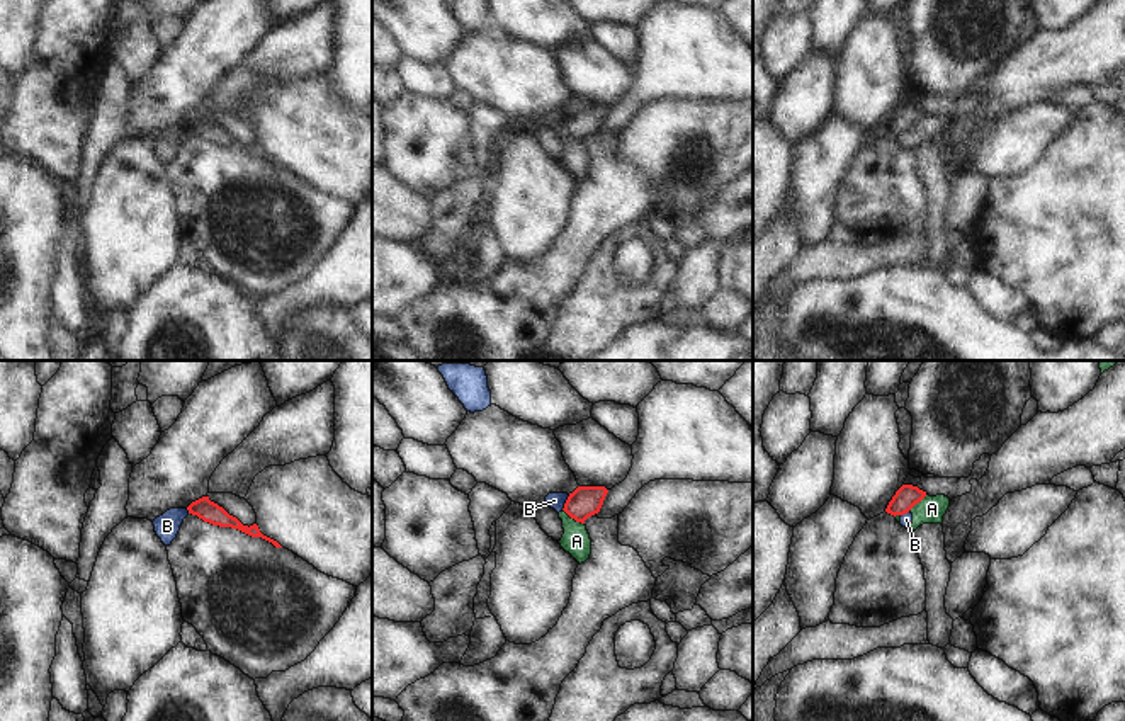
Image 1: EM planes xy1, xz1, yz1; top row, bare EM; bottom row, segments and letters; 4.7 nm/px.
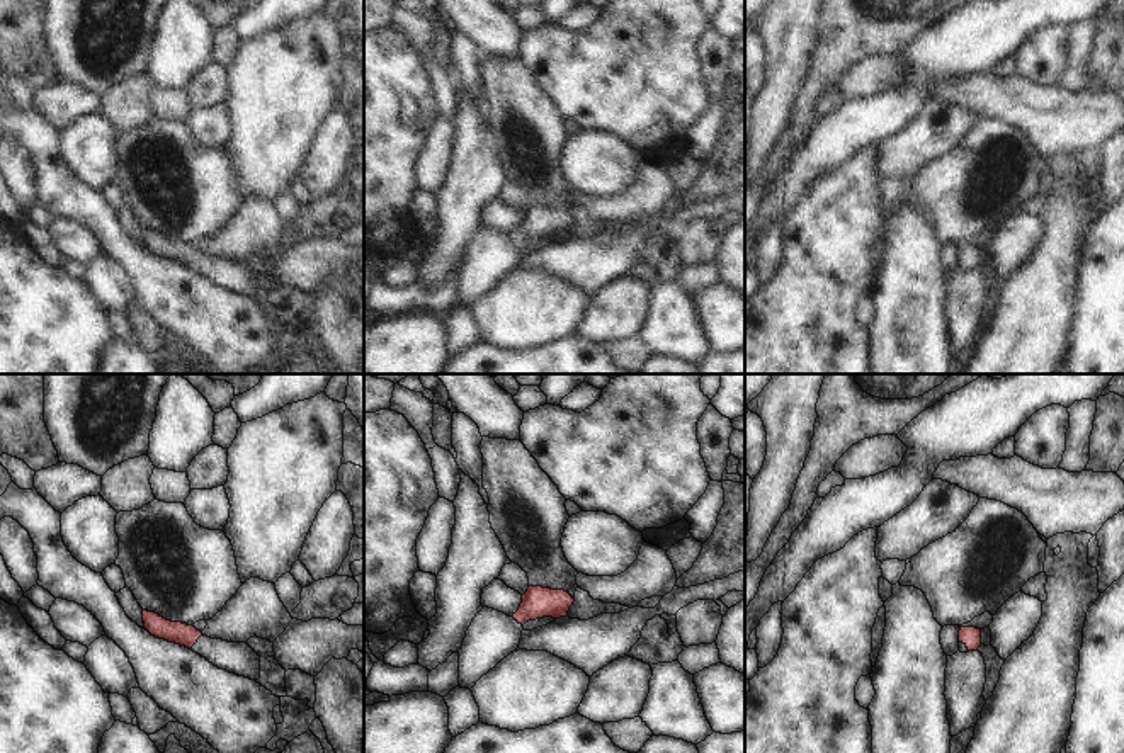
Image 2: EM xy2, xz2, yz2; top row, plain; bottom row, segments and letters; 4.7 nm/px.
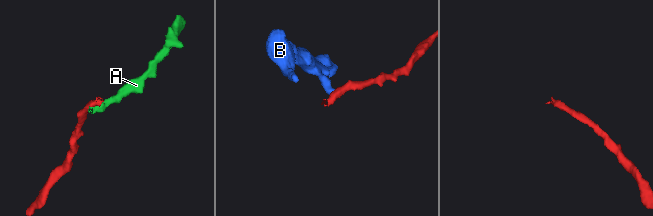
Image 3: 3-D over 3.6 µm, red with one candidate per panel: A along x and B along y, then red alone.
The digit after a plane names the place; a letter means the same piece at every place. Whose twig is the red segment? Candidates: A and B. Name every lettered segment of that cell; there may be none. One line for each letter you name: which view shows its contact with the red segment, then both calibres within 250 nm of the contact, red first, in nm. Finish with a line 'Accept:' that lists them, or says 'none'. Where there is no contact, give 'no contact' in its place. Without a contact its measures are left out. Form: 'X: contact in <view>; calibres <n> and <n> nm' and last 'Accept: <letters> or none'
Accept: none

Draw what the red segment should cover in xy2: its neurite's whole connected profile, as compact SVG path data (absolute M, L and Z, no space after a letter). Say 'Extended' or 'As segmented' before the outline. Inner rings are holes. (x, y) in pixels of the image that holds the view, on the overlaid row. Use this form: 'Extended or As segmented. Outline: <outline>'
Extended. Outline: M143 610L143 622L145 629L151 636L185 646L219 670L226 670L250 680L260 678L260 656L247 643L211 639L194 626L172 622L148 610Z

